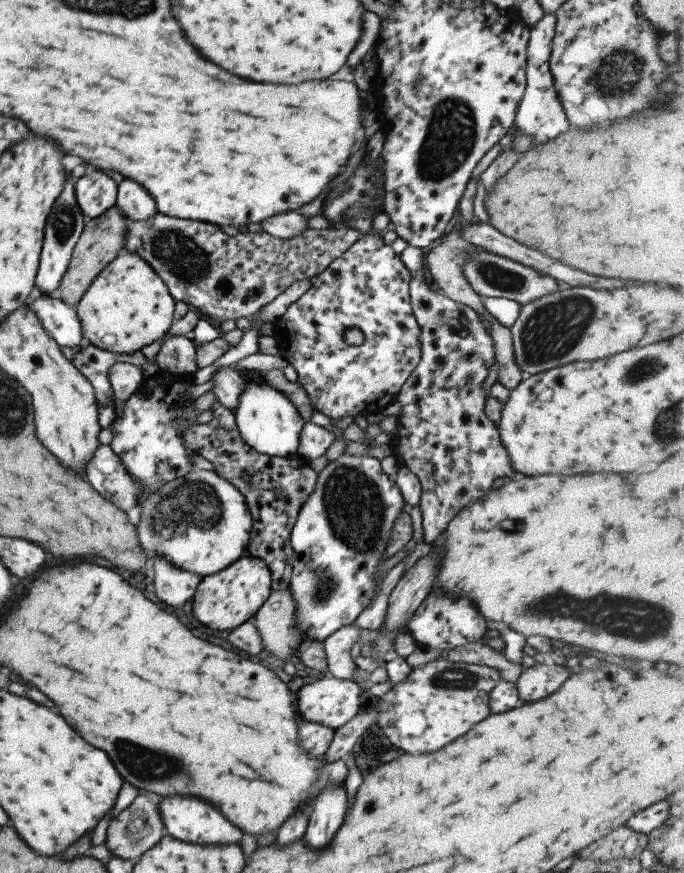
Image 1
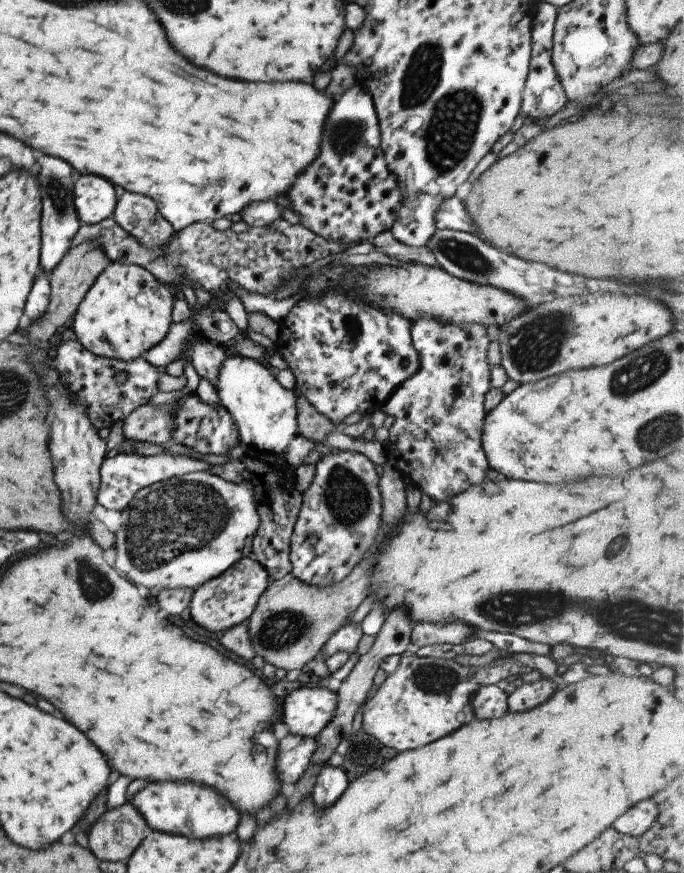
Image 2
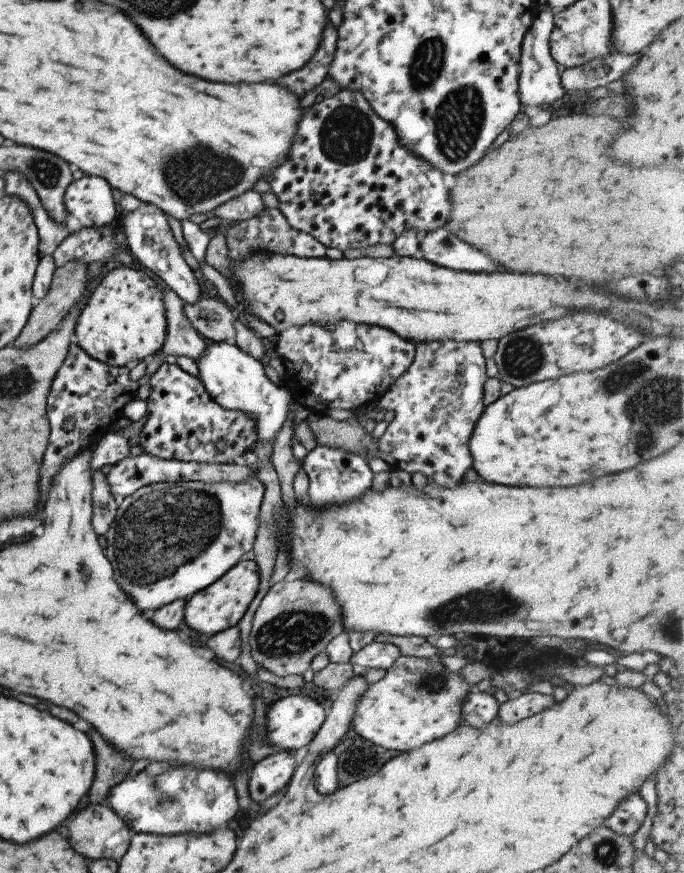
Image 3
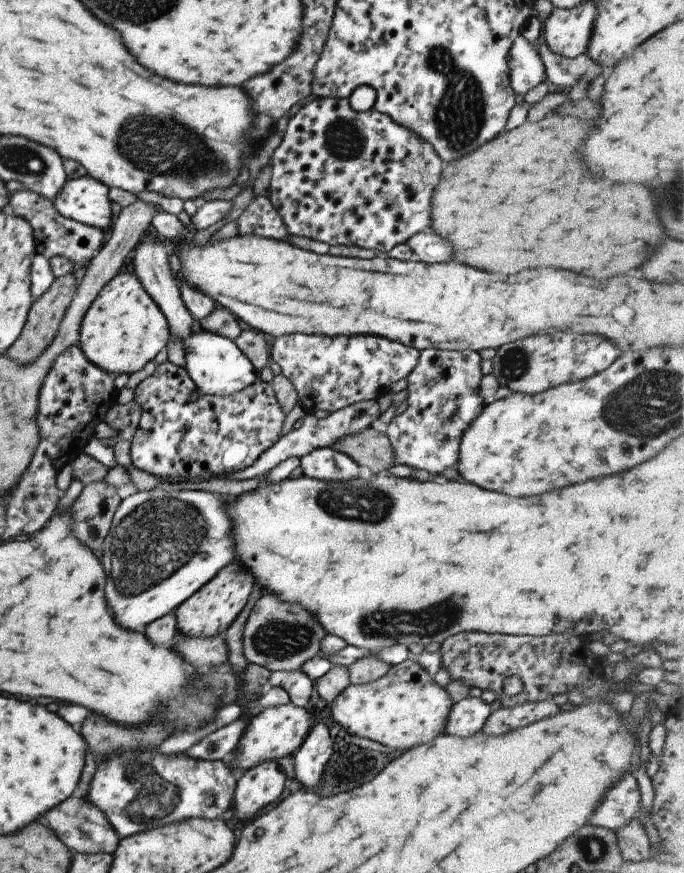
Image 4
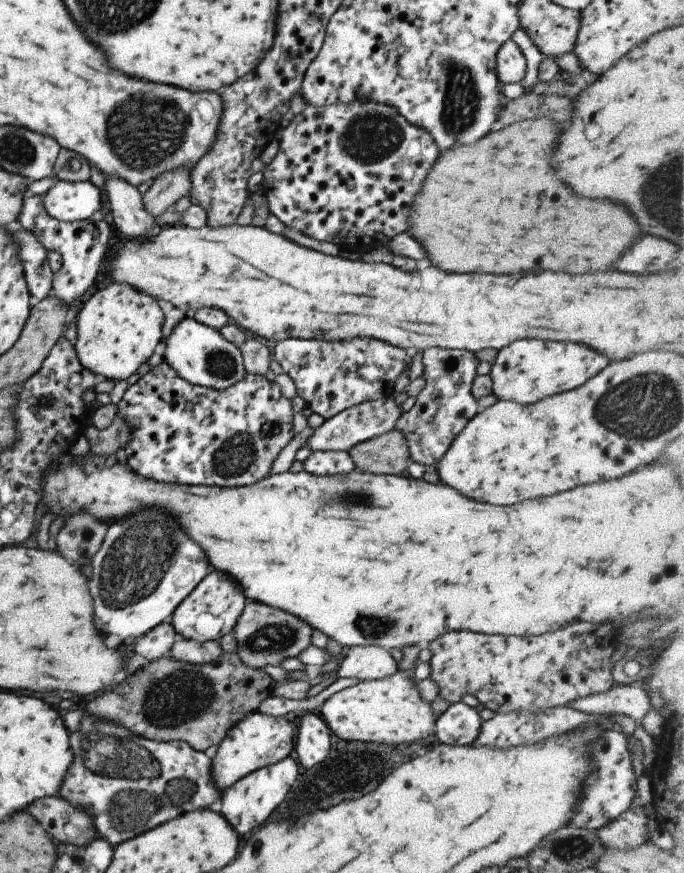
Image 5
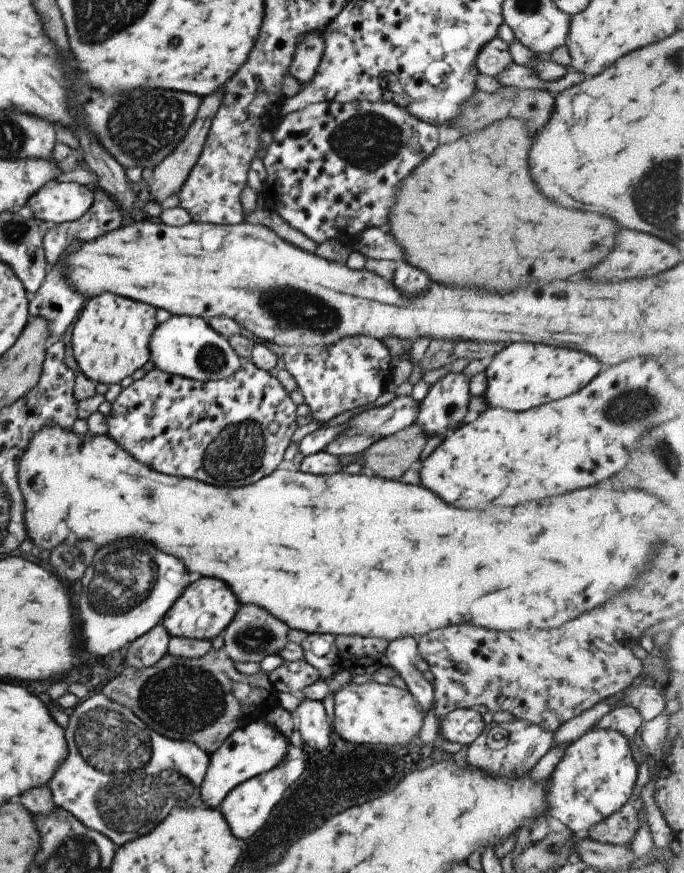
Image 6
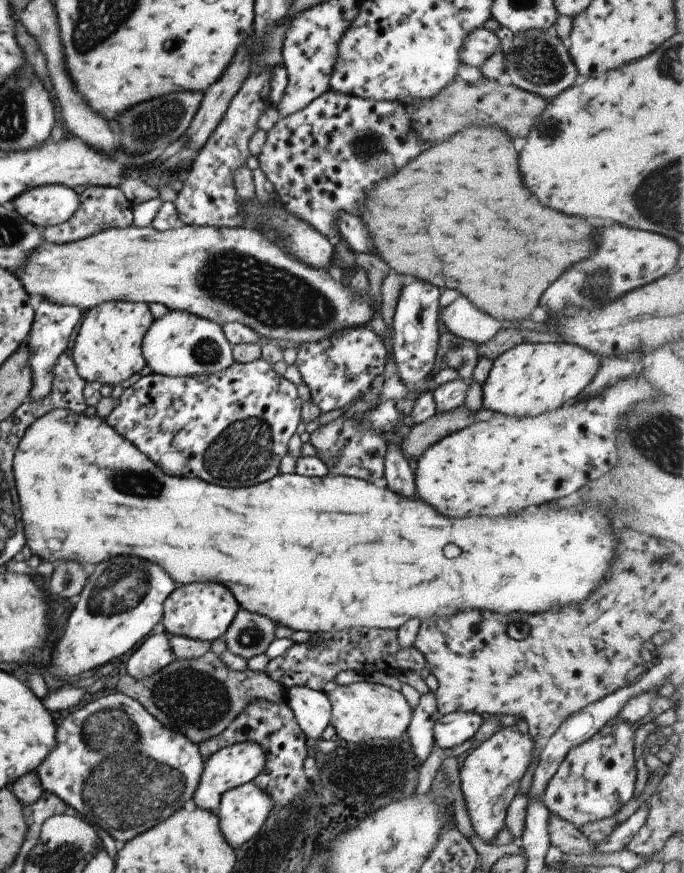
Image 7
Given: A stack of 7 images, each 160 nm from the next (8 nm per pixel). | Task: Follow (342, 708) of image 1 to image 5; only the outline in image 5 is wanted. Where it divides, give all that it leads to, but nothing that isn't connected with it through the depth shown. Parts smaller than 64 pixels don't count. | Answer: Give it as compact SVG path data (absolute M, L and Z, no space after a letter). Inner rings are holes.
M255 711L235 723L219 741L211 759L212 782L223 792L246 774L293 756L296 731L292 723Z

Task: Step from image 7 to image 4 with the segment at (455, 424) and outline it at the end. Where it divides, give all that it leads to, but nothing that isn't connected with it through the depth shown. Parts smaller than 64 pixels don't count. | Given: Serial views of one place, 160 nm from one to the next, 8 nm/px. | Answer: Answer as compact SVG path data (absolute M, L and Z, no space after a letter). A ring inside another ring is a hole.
M372 428L344 436L333 443L331 448L346 454L357 466L369 468L374 475L387 472L394 464L387 435Z

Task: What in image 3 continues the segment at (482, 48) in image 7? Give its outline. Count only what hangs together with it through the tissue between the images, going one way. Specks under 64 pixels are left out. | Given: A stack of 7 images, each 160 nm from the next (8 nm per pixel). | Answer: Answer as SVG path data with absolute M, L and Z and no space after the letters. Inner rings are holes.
M541 6L520 44L517 90L520 103L527 107L533 105L549 108L550 104L565 94L564 88L560 85L559 65L551 58L548 49L553 13L549 6Z

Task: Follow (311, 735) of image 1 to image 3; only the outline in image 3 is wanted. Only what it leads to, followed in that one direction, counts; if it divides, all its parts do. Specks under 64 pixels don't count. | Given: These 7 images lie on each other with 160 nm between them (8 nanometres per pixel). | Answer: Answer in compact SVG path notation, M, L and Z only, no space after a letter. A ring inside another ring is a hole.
M289 751L268 755L252 765L248 772L247 790L252 802L263 802L283 790L292 777L295 764Z

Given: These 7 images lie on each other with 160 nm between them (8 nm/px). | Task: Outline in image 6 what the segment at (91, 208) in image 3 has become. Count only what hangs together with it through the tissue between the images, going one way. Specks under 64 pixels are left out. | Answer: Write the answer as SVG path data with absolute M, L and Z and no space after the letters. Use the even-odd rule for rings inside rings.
M52 183L27 199L32 218L41 225L58 225L80 219L92 203L87 186L78 183Z

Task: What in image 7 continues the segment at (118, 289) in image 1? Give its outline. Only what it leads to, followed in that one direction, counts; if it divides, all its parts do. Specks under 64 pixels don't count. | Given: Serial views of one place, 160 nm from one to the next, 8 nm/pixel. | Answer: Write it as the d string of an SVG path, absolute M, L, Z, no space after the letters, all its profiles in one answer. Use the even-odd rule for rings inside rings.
M107 301L87 310L68 349L77 374L86 383L97 381L113 387L139 372L146 364L140 349L142 338L152 319L144 302Z

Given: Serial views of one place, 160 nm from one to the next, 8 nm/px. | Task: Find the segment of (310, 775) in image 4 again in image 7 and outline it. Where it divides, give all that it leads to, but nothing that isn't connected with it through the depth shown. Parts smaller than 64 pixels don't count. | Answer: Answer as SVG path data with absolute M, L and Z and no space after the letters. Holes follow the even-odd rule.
M299 685L287 687L283 702L293 712L298 727L308 741L321 739L323 729L329 725L331 710L324 691Z

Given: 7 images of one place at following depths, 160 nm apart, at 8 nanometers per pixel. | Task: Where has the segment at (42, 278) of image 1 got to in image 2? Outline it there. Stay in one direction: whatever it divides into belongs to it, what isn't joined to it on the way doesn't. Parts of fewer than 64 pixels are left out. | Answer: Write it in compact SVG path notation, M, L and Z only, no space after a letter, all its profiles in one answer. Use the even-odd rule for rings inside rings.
M41 154L33 170L41 190L40 252L38 270L51 274L71 247L71 240L80 228L73 206L73 180L71 168L59 158Z

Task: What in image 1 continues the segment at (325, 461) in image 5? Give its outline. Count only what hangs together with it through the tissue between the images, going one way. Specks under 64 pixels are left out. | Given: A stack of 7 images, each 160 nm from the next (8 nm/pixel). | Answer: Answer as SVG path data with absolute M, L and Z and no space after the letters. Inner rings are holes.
M341 453L338 457L329 461L316 475L317 478L313 490L307 497L307 500L300 506L290 532L290 545L293 549L293 558L287 590L290 592L295 603L294 625L302 634L302 646L309 644L311 641L323 642L327 636L333 634L338 628L341 628L343 625L351 625L356 616L370 603L371 598L378 590L378 587L375 588L373 586L373 574L375 574L377 567L383 561L382 552L392 531L392 524L398 517L399 511L406 505L401 498L399 489L395 486L393 477L384 474L379 467L379 461L369 454L359 456Z

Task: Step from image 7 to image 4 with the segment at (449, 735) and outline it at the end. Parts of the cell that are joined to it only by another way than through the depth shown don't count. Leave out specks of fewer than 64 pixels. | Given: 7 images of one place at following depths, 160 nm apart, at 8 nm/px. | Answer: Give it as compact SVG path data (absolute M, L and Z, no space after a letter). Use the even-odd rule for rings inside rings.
M479 697L463 698L449 709L443 734L459 738L467 738L478 733L489 716L489 705Z

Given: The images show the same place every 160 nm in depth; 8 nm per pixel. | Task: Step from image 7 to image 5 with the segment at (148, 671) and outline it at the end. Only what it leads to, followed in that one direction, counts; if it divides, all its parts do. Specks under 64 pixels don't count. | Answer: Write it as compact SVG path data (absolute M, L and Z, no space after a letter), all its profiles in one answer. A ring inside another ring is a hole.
M169 620L160 622L135 642L135 652L141 654L145 660L154 661L161 658L174 643L177 636Z

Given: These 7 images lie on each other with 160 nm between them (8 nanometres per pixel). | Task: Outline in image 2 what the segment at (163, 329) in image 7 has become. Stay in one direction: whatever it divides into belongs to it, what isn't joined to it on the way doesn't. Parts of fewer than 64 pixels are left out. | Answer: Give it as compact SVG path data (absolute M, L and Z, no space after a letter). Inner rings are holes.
M227 351L219 366L219 376L214 388L220 405L229 414L239 442L252 452L283 454L291 438L297 434L296 394L285 390L267 370L266 363L243 358Z

